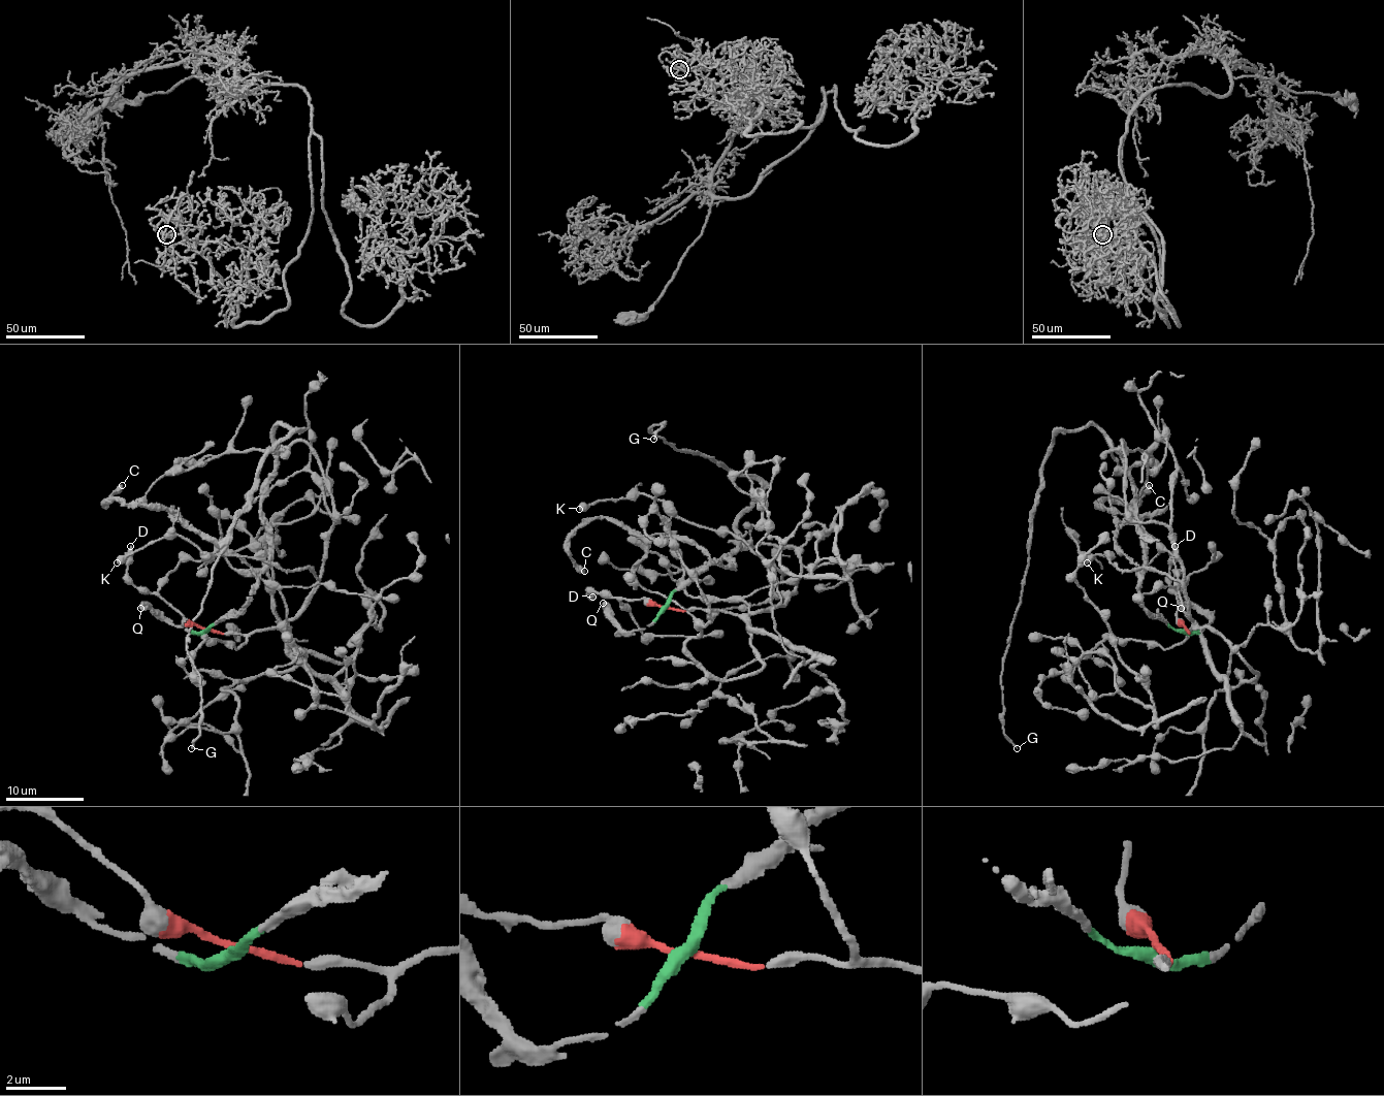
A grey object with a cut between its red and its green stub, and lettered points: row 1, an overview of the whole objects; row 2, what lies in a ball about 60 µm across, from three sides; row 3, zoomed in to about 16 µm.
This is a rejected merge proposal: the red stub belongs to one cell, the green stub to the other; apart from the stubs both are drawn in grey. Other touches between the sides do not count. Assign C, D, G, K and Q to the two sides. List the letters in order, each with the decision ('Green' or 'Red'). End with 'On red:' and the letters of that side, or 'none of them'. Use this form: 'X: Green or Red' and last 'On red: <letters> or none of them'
C: Green
D: Red
G: Green
K: Red
Q: Green
On red: D, K

